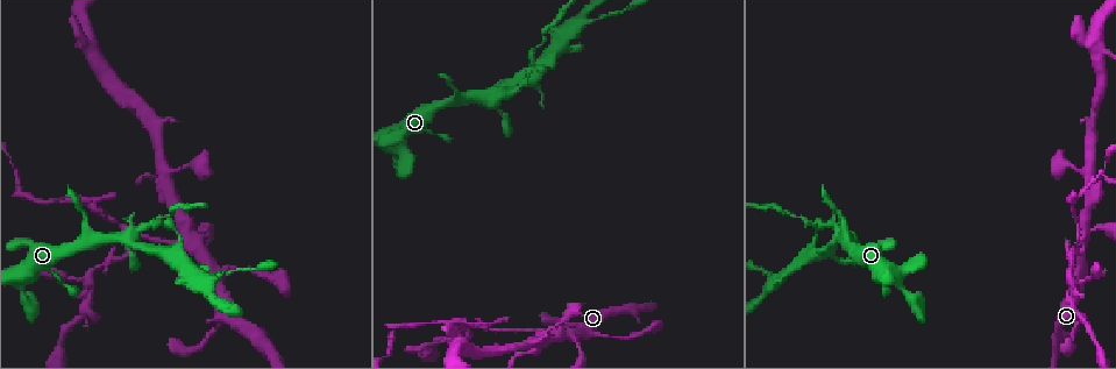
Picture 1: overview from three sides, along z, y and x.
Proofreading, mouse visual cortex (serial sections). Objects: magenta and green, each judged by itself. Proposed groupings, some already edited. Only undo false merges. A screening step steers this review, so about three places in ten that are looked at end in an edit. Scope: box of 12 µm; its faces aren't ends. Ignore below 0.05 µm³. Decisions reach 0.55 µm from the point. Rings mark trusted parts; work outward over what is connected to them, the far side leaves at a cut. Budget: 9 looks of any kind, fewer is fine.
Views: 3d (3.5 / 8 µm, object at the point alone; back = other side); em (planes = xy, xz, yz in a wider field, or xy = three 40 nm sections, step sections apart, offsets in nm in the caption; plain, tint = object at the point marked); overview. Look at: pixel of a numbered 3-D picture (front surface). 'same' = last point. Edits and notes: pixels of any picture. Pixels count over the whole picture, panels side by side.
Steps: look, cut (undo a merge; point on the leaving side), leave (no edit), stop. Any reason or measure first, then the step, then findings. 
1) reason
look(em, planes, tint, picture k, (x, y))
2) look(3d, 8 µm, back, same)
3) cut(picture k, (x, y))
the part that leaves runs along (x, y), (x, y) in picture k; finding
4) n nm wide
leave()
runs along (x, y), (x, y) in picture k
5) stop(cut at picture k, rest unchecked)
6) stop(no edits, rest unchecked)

small branch off a trunk
look(3d, 3.5 µm, picture 1, (191, 239))

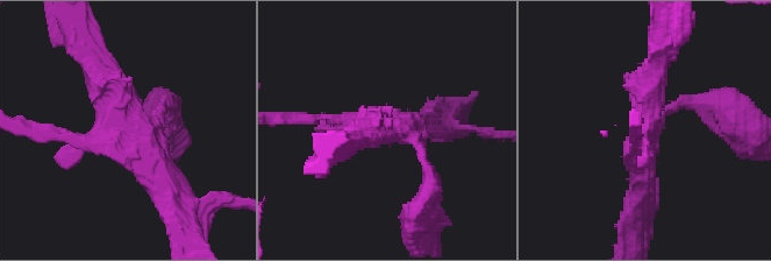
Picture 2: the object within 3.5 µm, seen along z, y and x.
now the EM
look(em, xy, step 5, tint, picture 2, (131, 136))

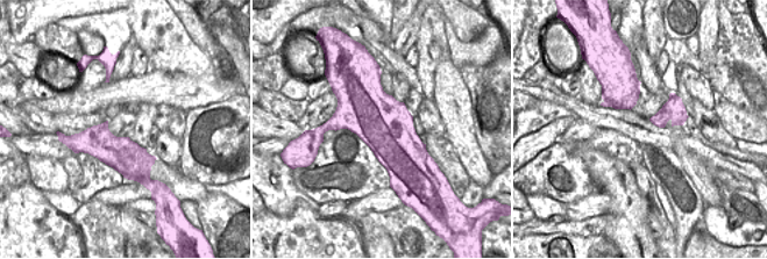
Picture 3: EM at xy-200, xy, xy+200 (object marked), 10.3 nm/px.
cut it another way
look(em, planes, tint, same)

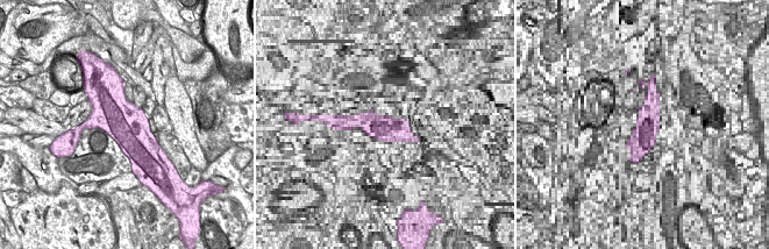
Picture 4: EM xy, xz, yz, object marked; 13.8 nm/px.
4 arms; arms of 150, 150, 350, 400 nm
cut(picture 2, (37, 132))
the part that leaves runs along (84, 140), (30, 132) in picture 2; a second cell is stuck on

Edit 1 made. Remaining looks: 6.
look(overview)

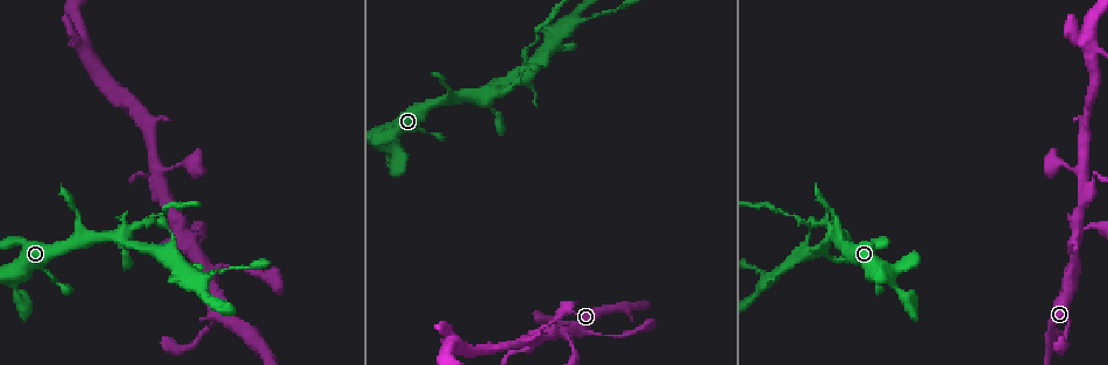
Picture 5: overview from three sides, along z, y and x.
sharp bend
look(3d, 3.5 µm, picture 5, (159, 174))

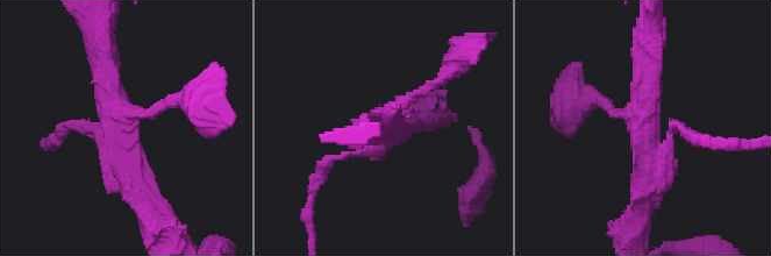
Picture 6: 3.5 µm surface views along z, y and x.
cut(picture 6, (77, 126))
two cells meet here

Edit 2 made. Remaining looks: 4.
look(overview)

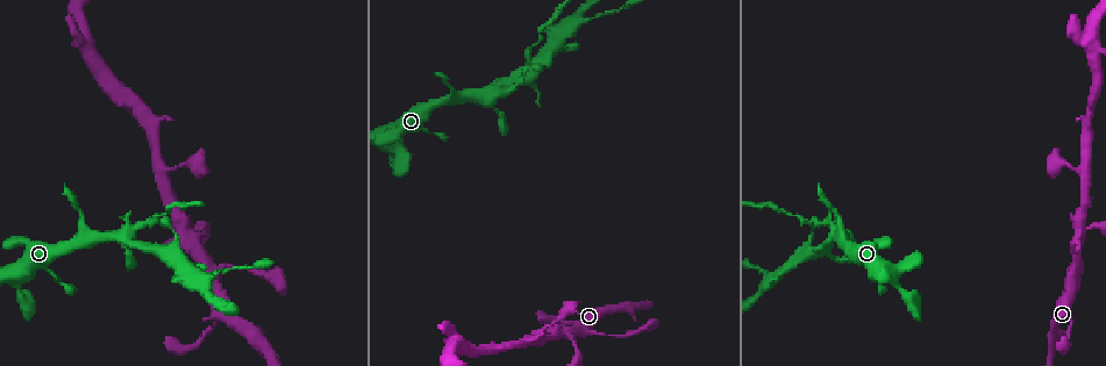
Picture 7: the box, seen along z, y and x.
a narrow waist
look(3d, 3.5 µm, picture 7, (831, 233))

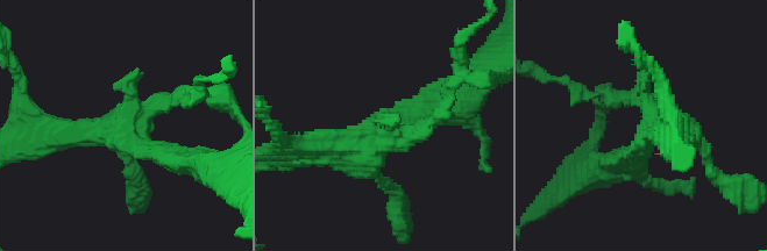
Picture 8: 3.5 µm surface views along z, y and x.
now the EM
look(em, xy, step 1, tint, picture 8, (386, 132))

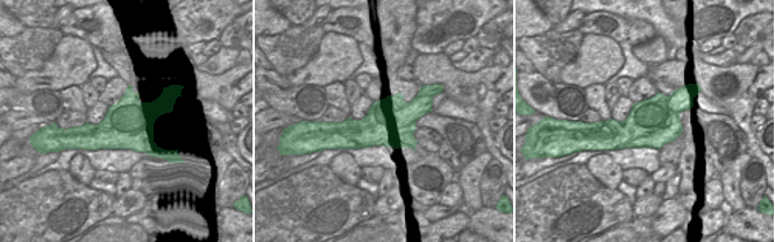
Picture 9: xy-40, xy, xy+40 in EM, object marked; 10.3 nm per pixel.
cut(picture 8, (460, 36))
the part that leaves runs along (146, 114), (199, 88) in picture 8; two cells meet here

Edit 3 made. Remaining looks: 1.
stop(cut at picture 2, cut at picture 6, cut at picture 8, rest unchecked)

